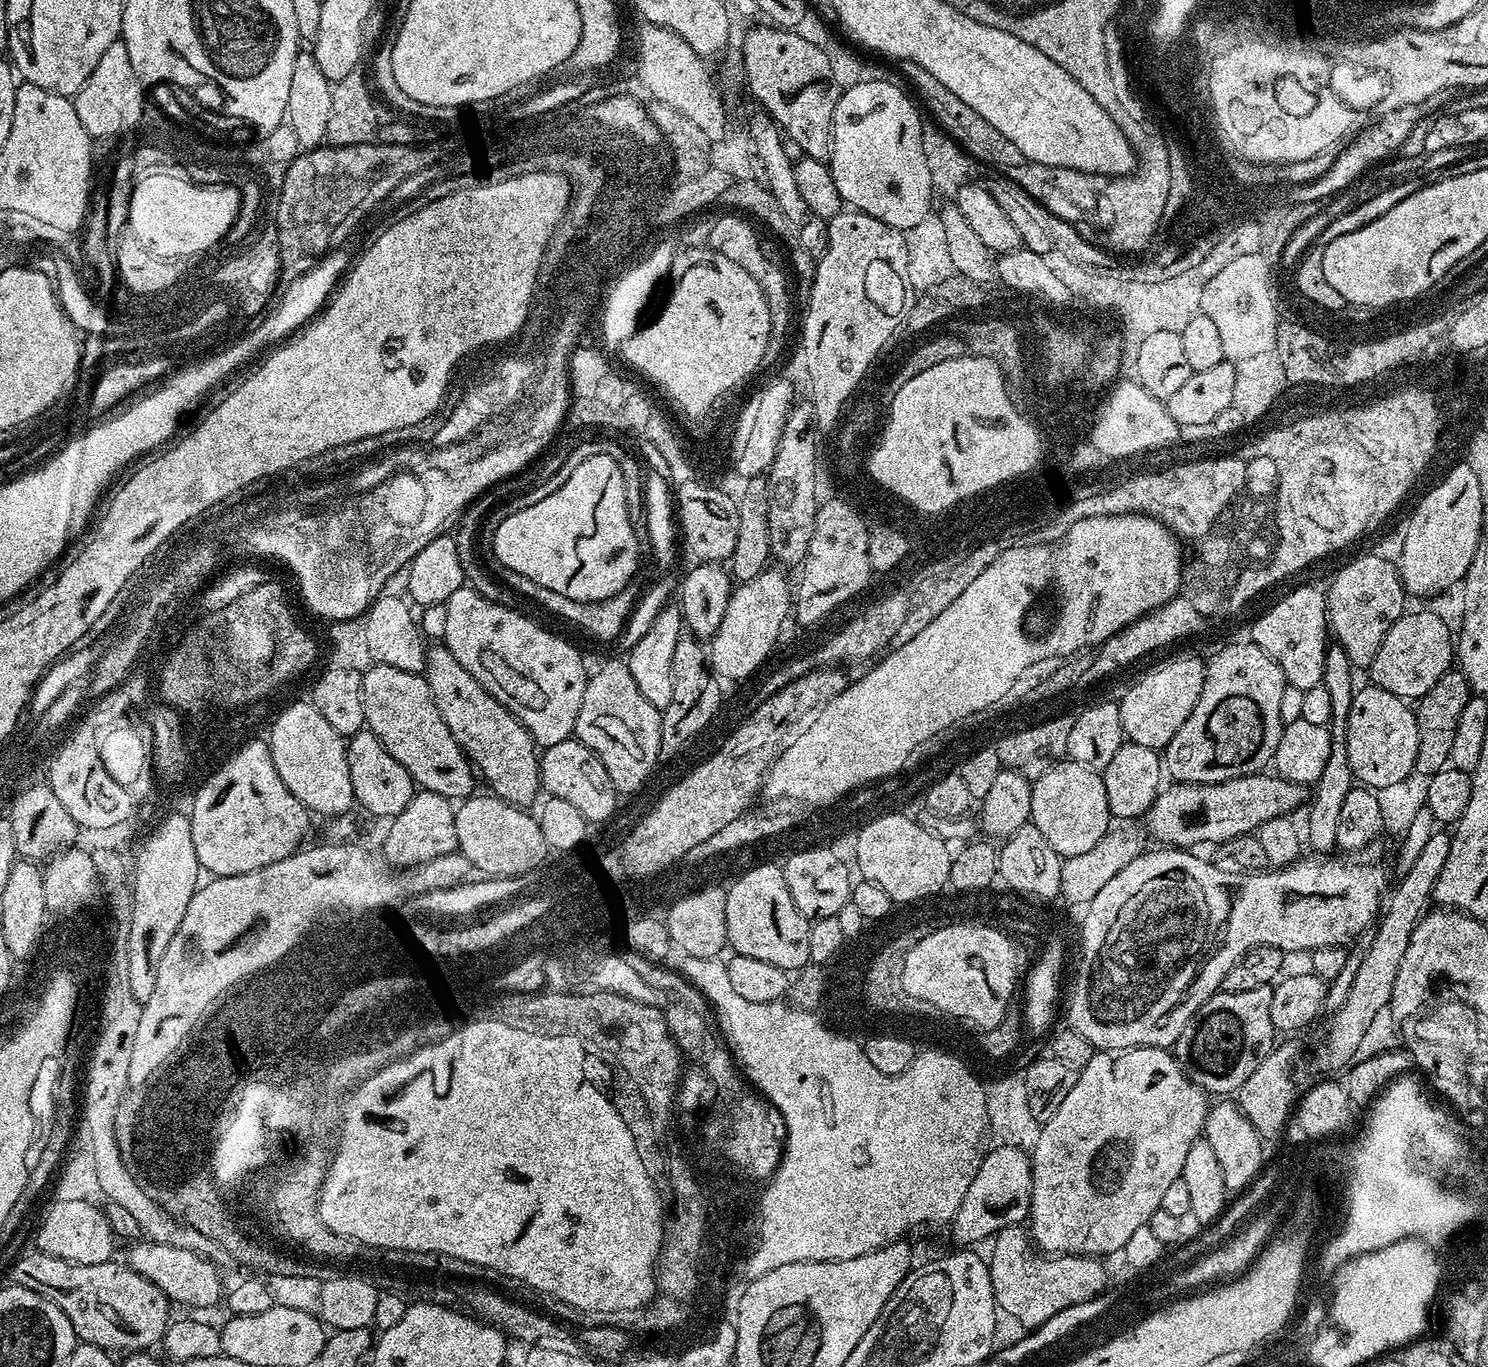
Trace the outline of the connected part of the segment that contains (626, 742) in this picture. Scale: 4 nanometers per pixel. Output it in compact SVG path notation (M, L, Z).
M623 659L608 660L596 673L593 671L589 675L574 736L598 754L617 793L638 791L655 770L656 760L661 759L660 713L661 709L650 706L650 702L646 702L646 697L638 691L638 685Z

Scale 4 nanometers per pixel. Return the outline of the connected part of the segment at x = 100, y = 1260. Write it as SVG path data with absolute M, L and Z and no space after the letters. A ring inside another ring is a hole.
M53 1199L44 1217L40 1220L40 1229L36 1232L36 1244L41 1253L54 1258L62 1258L71 1264L107 1264L113 1259L112 1242L114 1235L103 1211L98 1210L97 1205L86 1201L64 1202Z

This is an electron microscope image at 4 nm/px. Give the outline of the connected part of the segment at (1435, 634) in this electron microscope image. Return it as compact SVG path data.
M1405 611L1386 630L1386 638L1382 638L1382 647L1374 654L1374 662L1370 669L1371 683L1382 690L1390 690L1390 694L1401 696L1409 702L1415 702L1442 678L1442 674L1450 671L1454 664L1454 632L1436 612Z

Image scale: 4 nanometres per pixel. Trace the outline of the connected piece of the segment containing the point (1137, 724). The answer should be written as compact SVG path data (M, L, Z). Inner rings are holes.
M1176 656L1150 669L1141 680L1134 681L1118 700L1125 737L1138 746L1167 748L1170 738L1178 734L1178 726L1190 718L1198 694L1202 694L1205 667L1205 661L1196 656Z

